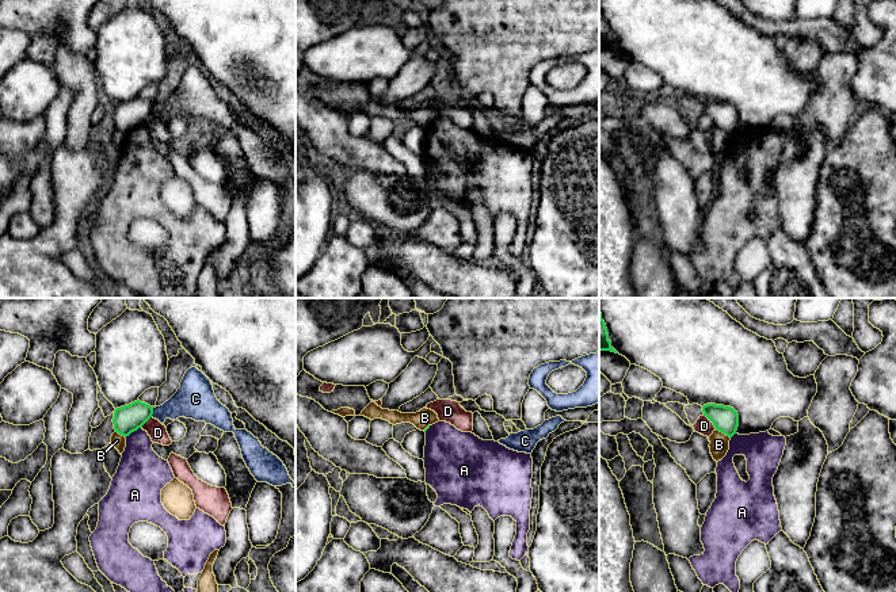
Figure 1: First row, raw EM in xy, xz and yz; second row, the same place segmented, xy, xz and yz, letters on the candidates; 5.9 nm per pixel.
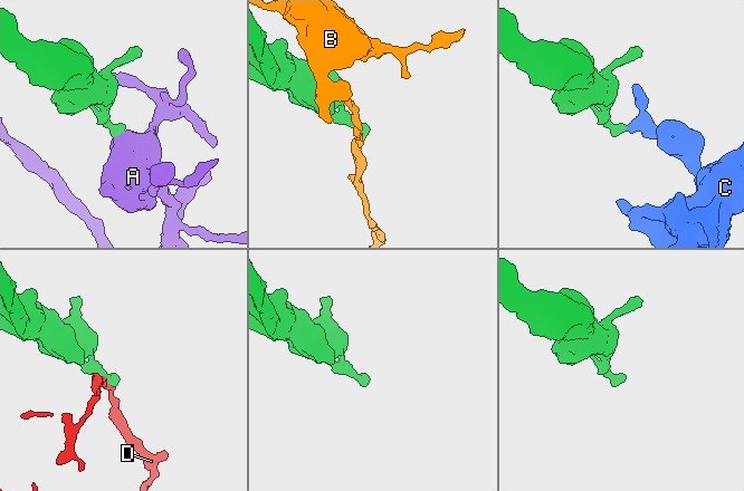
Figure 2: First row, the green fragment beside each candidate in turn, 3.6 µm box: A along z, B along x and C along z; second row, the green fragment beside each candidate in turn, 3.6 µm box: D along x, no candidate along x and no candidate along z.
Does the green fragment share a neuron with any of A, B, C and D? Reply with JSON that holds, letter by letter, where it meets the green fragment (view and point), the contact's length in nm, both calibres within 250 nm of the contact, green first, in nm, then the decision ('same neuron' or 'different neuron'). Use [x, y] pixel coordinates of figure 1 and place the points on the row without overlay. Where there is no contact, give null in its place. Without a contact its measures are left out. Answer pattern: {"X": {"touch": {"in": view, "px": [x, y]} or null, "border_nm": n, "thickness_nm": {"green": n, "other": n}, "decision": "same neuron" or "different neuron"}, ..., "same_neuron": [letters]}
{"A": {"touch": {"in": "xy", "px": [132, 128]}, "border_nm": 110, "thickness_nm": {"green": 160, "other": 280}, "decision": "different neuron"}, "B": {"touch": {"in": "yz", "px": [723, 129]}, "border_nm": 100, "thickness_nm": {"green": 160, "other": 110}, "decision": "different neuron"}, "C": {"touch": {"in": "xy", "px": [152, 109]}, "border_nm": 60, "thickness_nm": {"green": 160, "other": 200}, "decision": "different neuron"}, "D": {"touch": {"in": "yz", "px": [710, 117]}, "border_nm": 130, "thickness_nm": {"green": 160, "other": 100}, "decision": "different neuron"}, "same_neuron": []}

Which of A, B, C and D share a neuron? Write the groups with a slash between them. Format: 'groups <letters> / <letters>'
groups A / B / C / D

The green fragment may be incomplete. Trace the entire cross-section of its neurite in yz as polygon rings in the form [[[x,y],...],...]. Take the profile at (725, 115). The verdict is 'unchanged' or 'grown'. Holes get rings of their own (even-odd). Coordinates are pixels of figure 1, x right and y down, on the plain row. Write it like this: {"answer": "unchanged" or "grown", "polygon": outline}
{"answer": "unchanged", "polygon": [[[706,100],[702,103],[704,112],[706,112],[714,122],[716,127],[732,134],[739,123],[739,111],[731,103]]]}

